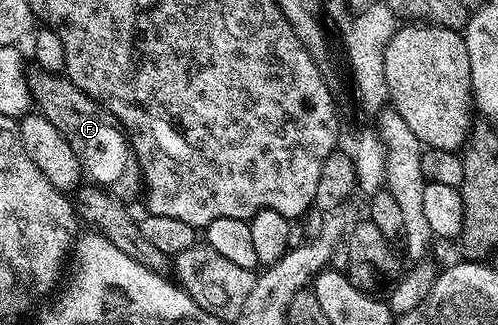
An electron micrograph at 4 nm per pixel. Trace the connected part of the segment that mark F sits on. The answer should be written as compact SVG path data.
M40 71L34 74L30 76L30 92L36 106L70 143L88 182L108 191L124 203L132 203L140 193L142 196L144 177L141 163L118 121L68 78Z

